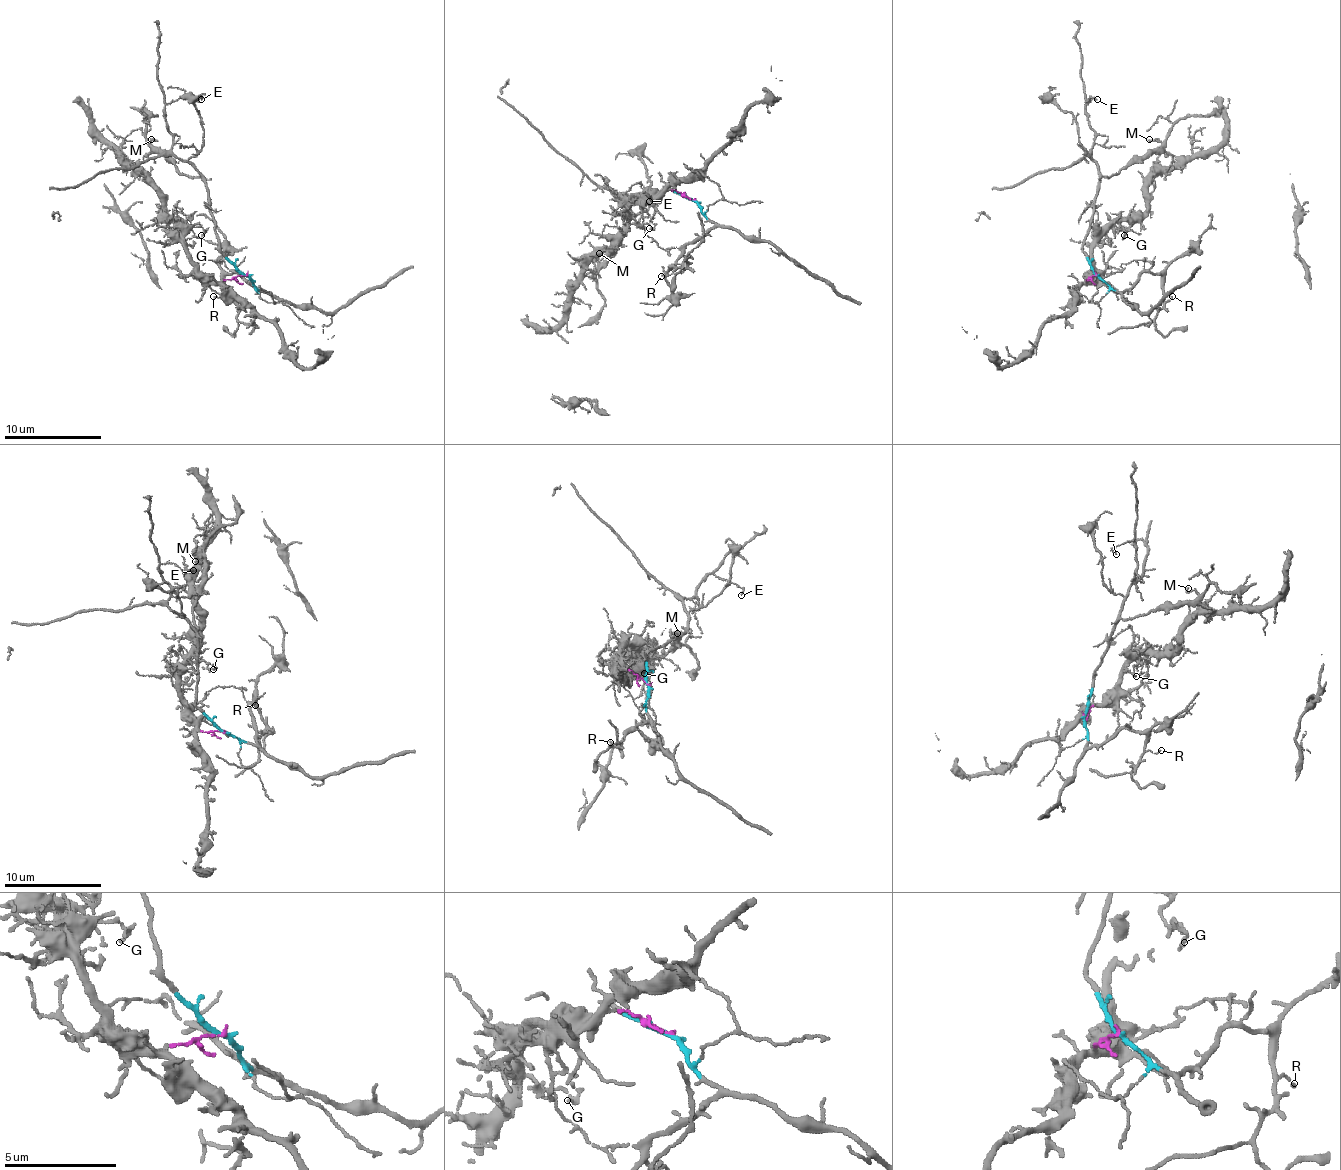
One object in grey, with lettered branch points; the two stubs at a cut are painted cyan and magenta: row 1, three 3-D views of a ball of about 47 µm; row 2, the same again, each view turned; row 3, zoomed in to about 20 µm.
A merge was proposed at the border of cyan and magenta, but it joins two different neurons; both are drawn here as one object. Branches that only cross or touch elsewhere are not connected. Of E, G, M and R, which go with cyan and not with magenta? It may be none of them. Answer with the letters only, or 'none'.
E, M, R

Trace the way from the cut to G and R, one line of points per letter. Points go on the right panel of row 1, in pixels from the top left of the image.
G: (1095, 275), (1085, 280), (1087, 282), (1095, 241), (1112, 224), (1119, 226), (1124, 236)
R: (1095, 275), (1121, 292), (1143, 273), (1155, 273), (1165, 292), (1173, 297)

